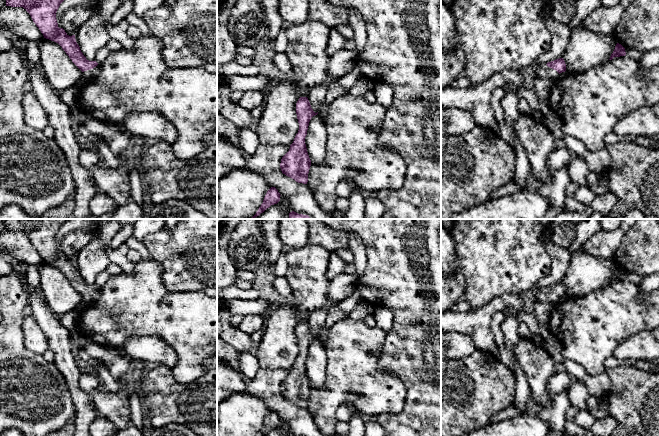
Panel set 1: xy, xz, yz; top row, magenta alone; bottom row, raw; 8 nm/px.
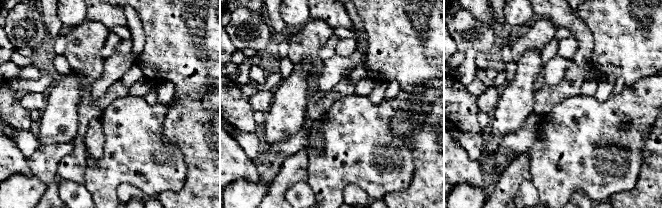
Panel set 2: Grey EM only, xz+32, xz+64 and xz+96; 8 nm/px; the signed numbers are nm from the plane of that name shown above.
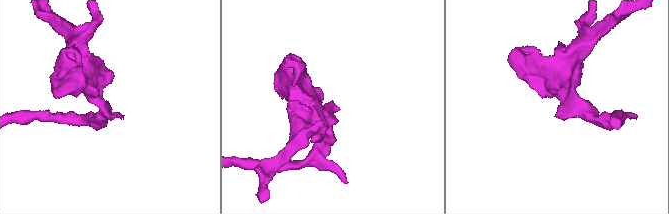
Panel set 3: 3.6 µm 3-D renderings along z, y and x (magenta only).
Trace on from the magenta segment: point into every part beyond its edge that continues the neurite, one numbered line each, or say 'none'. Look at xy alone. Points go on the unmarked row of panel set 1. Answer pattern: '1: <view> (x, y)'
1: xy (92, 297)

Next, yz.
1: yz (544, 295)

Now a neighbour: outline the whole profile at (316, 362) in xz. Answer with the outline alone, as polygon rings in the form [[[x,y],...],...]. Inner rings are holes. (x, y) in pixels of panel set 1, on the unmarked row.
[[[318,338],[309,346],[305,368],[311,387],[323,390],[326,383],[327,356],[323,342]]]

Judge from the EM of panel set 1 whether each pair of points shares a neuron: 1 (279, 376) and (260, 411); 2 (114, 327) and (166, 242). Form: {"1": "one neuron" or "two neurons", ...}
{"1": "two neurons", "2": "two neurons"}

